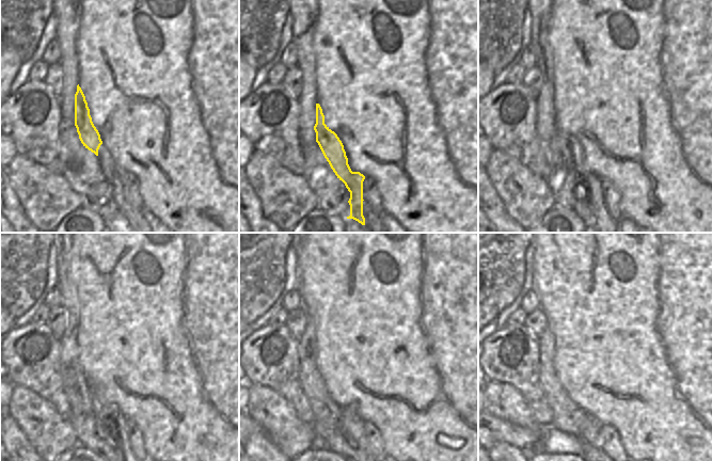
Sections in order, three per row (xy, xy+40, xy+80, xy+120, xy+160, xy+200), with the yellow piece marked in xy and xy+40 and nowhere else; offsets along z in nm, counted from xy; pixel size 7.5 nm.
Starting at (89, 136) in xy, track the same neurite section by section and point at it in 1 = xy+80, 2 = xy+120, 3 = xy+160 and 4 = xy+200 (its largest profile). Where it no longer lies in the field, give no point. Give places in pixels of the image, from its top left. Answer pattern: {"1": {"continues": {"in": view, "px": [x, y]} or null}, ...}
{"1": {"continues": {"in": "xy+80", "px": [571, 150]}}, "2": {"continues": {"in": "xy+120", "px": [110, 424]}}, "3": {"continues": {"in": "xy+160", "px": [350, 427]}}, "4": {"continues": {"in": "xy+200", "px": [591, 432]}}}

